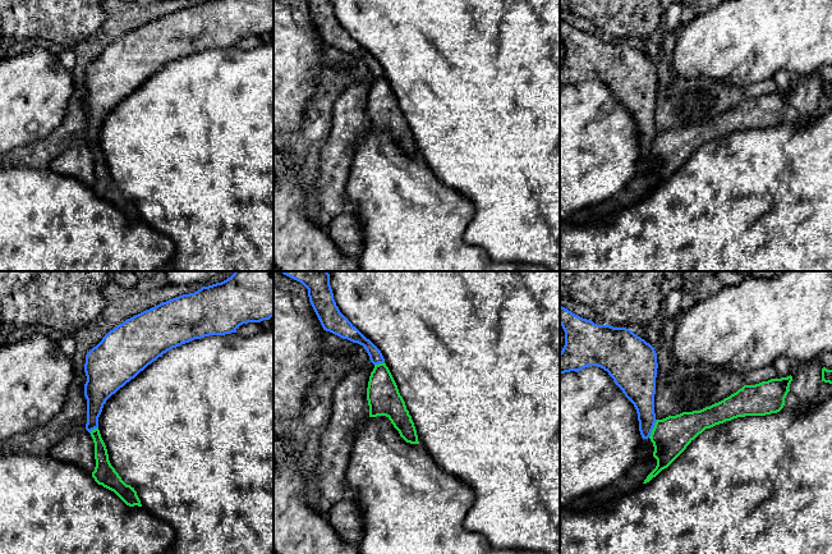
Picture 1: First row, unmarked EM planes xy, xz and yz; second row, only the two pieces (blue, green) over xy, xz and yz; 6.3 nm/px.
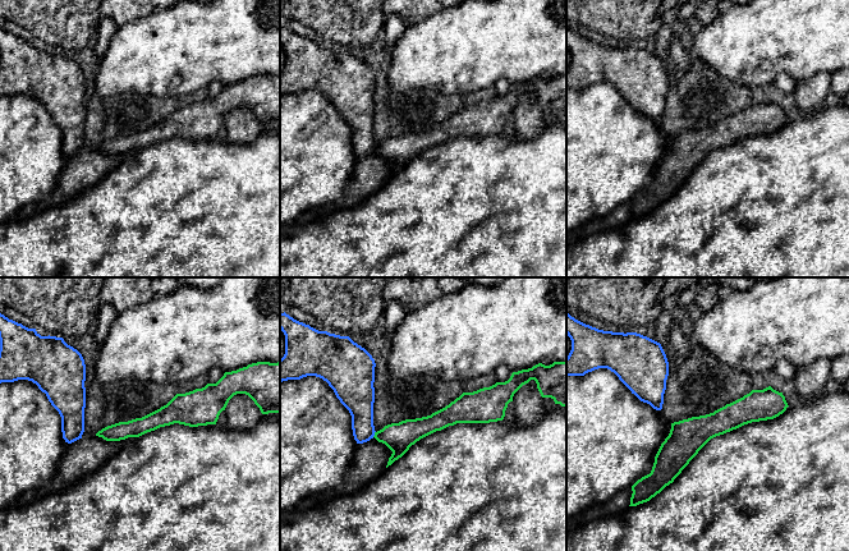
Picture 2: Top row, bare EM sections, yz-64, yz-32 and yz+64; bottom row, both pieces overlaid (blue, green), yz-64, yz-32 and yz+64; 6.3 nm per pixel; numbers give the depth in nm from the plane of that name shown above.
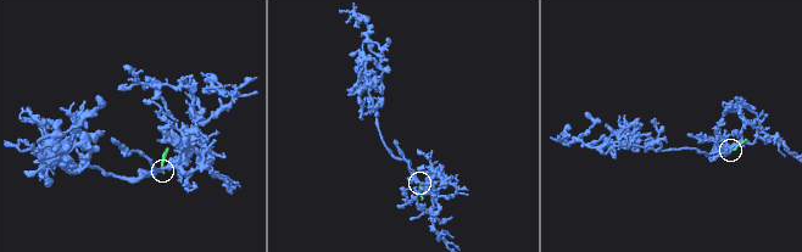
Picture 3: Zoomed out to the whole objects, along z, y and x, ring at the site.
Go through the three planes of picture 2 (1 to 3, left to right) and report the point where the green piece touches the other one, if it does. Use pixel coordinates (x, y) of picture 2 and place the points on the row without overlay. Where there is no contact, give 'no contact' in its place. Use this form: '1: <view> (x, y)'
1: no contact
2: yz-32 (373, 147)
3: no contact

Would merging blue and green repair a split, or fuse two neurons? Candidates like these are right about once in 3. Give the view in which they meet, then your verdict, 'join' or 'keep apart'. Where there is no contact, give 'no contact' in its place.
meets blue in yz; keep apart

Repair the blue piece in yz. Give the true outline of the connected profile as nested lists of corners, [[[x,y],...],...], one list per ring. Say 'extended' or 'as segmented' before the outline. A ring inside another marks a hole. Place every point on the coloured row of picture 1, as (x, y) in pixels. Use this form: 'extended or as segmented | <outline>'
as segmented | [[[560,306],[565,345],[560,352],[560,375],[598,366],[608,372],[634,404],[639,431],[648,439],[656,423],[654,394],[657,353],[644,339],[626,328],[597,325]]]

